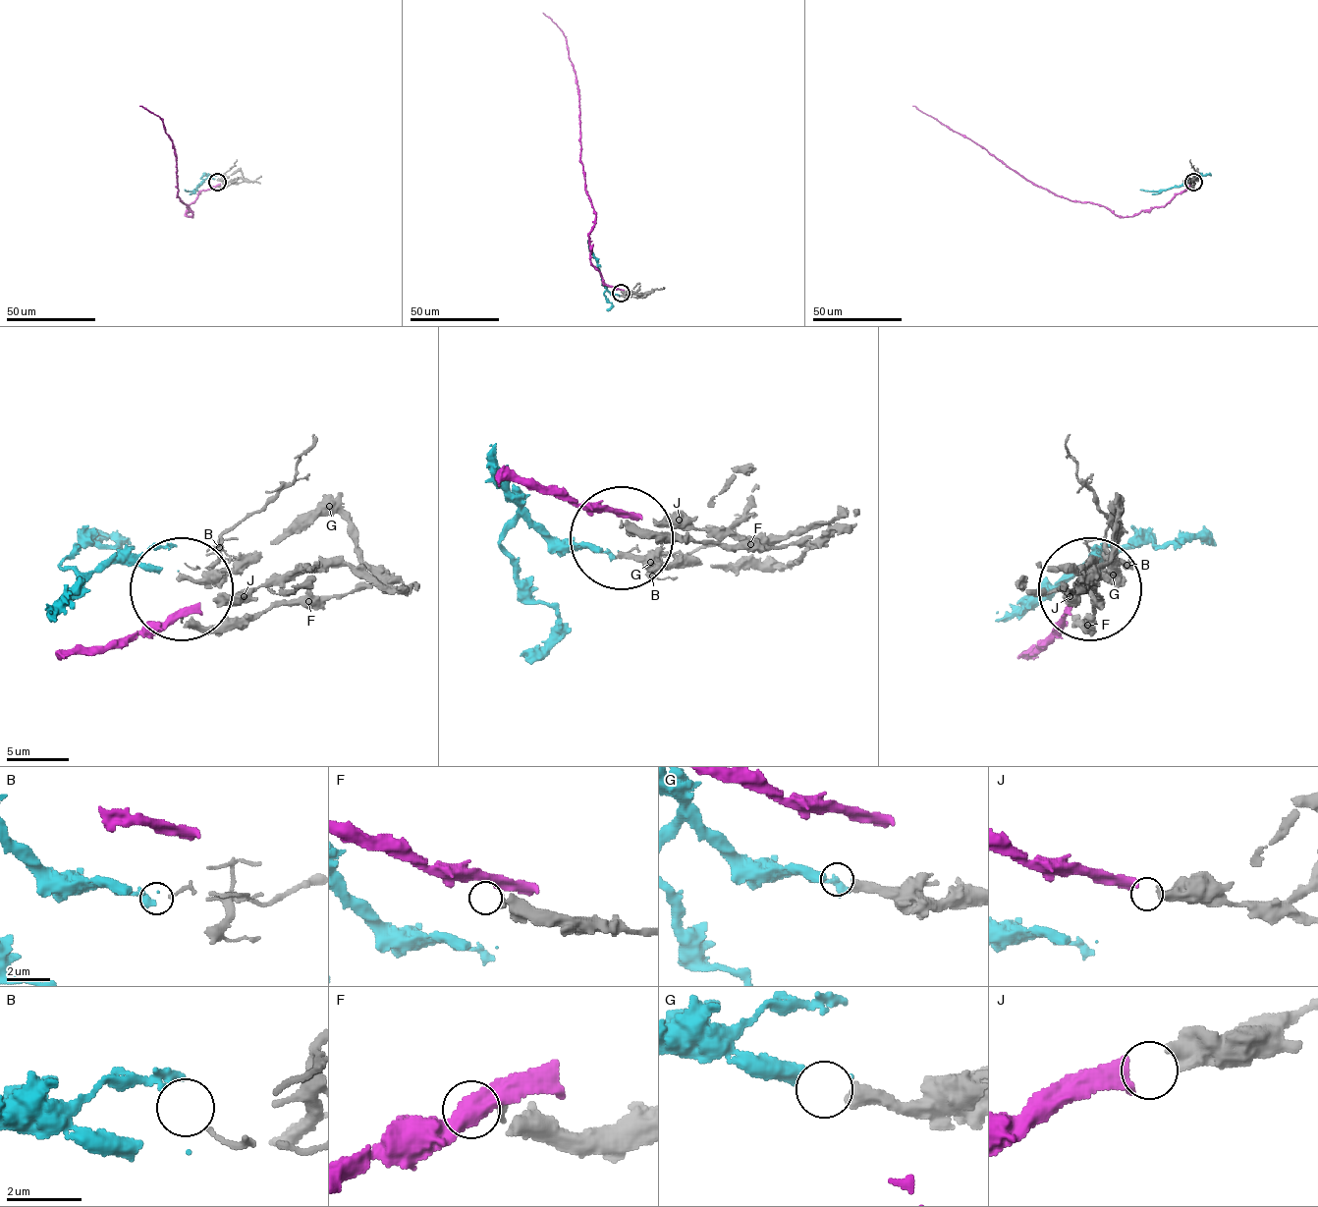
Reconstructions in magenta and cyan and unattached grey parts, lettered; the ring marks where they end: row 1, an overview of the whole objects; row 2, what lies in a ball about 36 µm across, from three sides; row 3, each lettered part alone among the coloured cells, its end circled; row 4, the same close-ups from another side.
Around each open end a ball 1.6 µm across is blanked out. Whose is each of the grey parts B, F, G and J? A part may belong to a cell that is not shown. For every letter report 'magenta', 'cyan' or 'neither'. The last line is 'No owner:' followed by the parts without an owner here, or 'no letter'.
B: neither
F: neither
G: cyan
J: magenta
No owner: B, F

